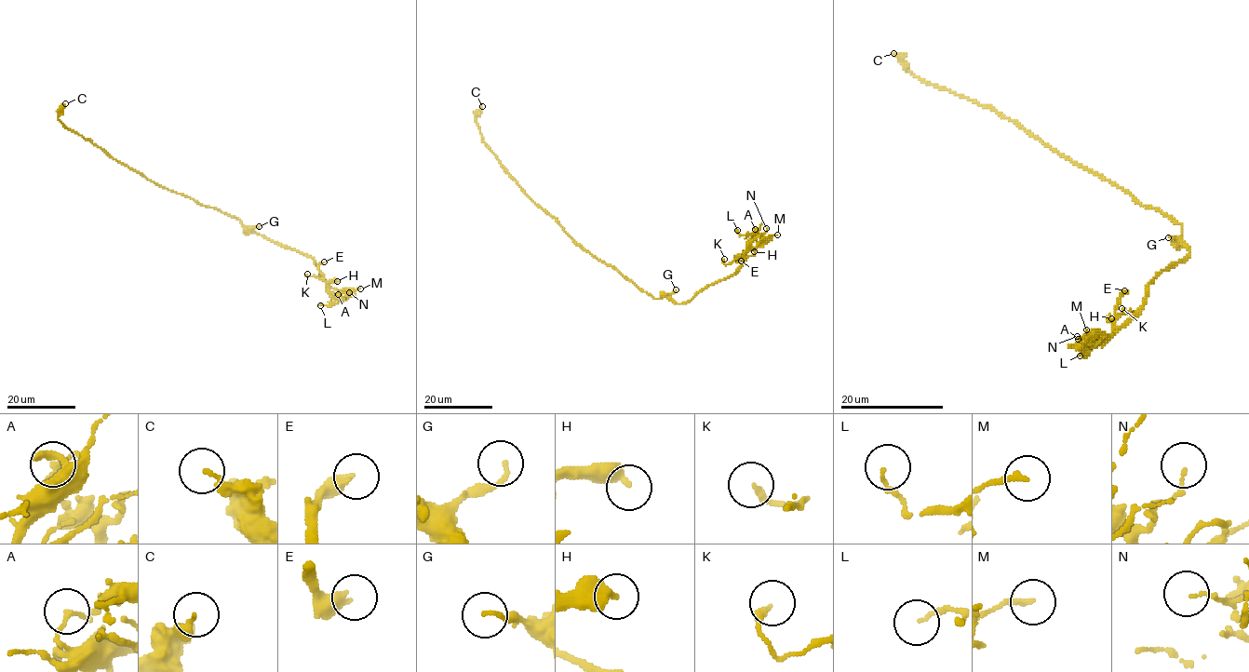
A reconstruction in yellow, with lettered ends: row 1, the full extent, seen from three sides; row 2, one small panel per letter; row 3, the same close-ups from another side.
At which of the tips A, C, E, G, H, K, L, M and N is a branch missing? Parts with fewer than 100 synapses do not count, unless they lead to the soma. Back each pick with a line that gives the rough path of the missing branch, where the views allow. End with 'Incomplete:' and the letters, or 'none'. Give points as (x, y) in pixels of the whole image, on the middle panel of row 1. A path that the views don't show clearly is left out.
Incomplete: none

